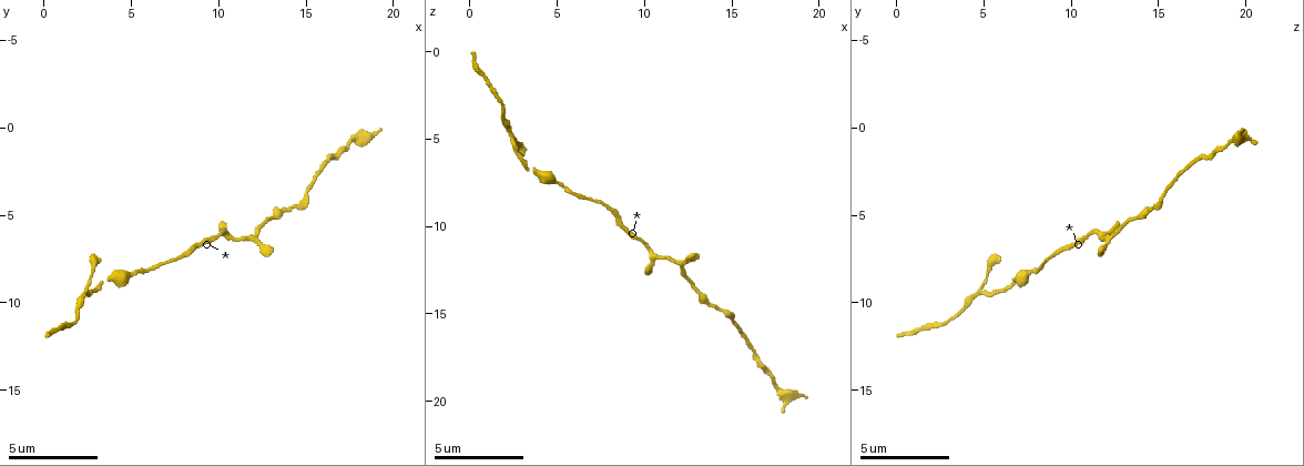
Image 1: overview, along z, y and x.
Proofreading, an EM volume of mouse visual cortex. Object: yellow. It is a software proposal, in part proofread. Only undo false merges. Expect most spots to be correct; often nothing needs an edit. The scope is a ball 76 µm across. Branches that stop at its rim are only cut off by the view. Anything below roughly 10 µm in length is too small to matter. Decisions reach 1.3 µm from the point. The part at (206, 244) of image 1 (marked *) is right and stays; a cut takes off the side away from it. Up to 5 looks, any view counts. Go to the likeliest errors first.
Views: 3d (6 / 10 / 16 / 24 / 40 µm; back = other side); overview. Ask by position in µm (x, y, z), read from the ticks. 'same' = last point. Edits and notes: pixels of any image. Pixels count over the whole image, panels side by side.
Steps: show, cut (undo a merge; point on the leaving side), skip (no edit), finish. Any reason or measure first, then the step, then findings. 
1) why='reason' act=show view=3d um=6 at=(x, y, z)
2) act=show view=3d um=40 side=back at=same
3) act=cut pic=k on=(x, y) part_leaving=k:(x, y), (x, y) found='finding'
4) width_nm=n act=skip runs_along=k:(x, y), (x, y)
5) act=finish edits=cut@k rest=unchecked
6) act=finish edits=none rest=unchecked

why='four arms meet' act=show view=3d um=10 at=(11.4, 6.2, 11.8)

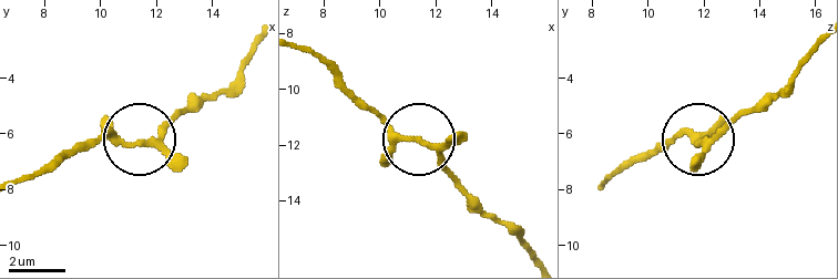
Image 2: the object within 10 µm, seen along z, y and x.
arms=4 act=skip runs_along=2:(364, 102), (389, 127), (432, 150), (473, 197) found='all the same neuron'

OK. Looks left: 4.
why='sudden change in width' act=show view=3d um=6 at=(5.8, 8.2, 8.0)

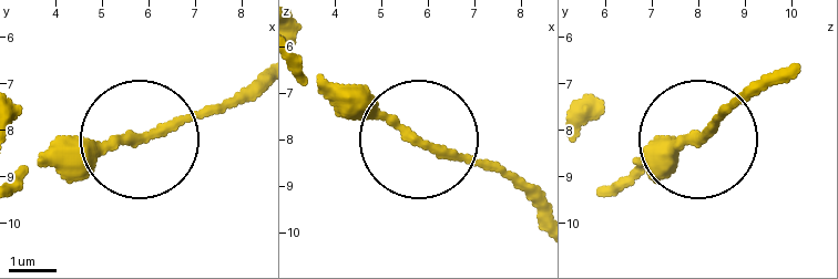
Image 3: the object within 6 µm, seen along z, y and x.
act=skip found='continuous, no second neuron'

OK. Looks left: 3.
why='thick turns thin' act=show view=3d um=10 at=(14.9, 4.1, 15.2)

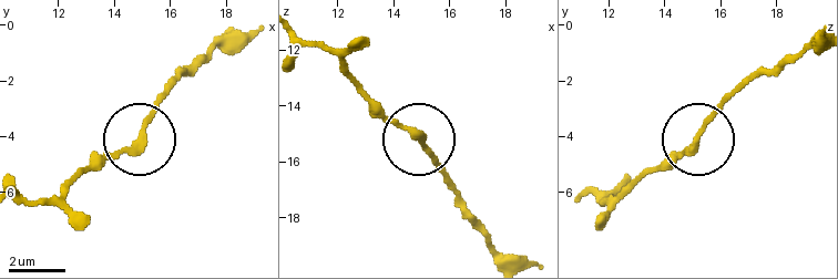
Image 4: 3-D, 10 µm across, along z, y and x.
act=skip found='all the same neuron'

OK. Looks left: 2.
act=finish edits=none rest=unchecked

